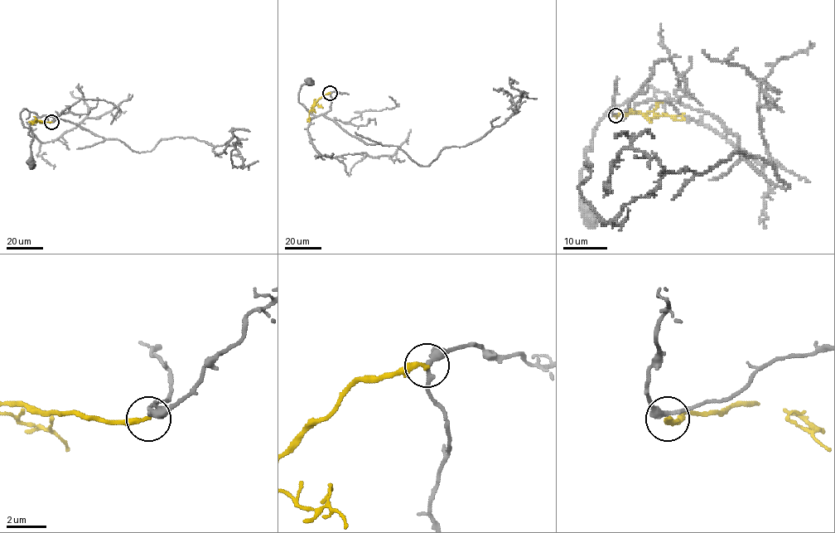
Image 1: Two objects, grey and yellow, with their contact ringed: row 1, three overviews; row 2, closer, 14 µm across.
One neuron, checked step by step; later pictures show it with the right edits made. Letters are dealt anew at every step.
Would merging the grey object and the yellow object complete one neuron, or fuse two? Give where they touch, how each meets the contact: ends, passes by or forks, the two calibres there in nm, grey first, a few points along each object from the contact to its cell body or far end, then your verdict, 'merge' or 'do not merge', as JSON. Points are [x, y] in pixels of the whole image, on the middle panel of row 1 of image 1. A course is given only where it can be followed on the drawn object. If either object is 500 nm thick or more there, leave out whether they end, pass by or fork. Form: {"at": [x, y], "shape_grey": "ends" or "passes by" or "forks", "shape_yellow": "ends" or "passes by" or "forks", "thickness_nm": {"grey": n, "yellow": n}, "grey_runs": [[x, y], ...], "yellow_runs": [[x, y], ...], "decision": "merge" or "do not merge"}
{"at": [330, 93], "shape_grey": "forks", "shape_yellow": "ends", "thickness_nm": {"grey": 240, "yellow": 240}, "grey_runs": [[330, 93], [330, 109], [311, 114], [298, 96], [301, 87], [310, 80]], "yellow_runs": [[330, 93], [324, 94], [316, 102], [309, 112], [306, 122]], "decision": "do not merge"}

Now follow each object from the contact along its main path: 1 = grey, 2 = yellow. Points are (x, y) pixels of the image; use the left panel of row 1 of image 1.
1: (51, 122), (52, 115), (39, 117), (25, 109), (21, 113), (22, 123), (32, 137), (31, 162)
2: (51, 122), (37, 120), (34, 123), (28, 121)

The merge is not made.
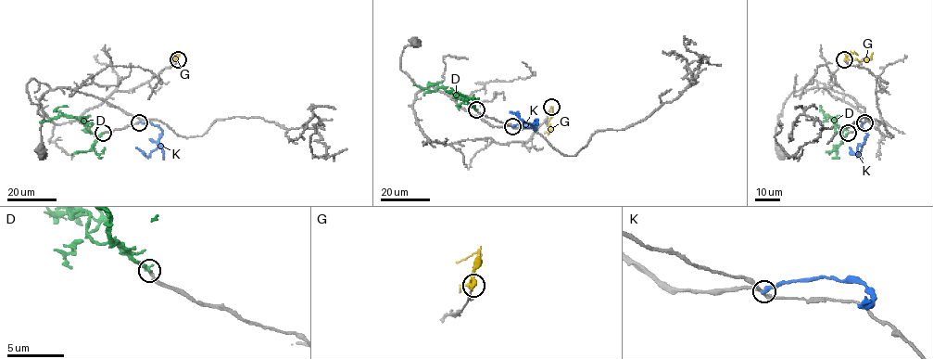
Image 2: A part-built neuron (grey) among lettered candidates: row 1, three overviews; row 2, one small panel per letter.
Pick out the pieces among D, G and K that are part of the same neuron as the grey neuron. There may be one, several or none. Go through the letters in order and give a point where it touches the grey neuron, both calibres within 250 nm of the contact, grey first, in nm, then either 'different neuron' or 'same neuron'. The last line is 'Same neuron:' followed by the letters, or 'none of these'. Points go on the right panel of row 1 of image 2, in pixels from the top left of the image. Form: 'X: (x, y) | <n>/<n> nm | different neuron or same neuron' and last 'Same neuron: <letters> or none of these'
D: (848, 133) | 220/400 nm | same neuron
G: (844, 59) | 150/320 nm | different neuron
K: (864, 122) | 240/420 nm | different neuron
Same neuron: D

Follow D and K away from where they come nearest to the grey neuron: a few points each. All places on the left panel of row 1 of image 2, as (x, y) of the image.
D: (103, 133), (96, 136), (89, 132), (81, 120), (69, 116), (58, 115), (39, 122)
K: (138, 122), (151, 122), (158, 126), (162, 133), (157, 147), (147, 156), (135, 147)

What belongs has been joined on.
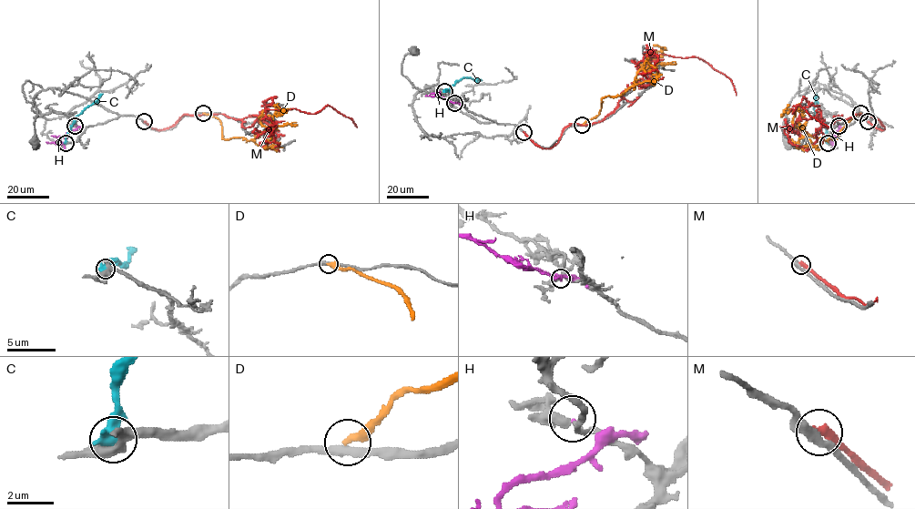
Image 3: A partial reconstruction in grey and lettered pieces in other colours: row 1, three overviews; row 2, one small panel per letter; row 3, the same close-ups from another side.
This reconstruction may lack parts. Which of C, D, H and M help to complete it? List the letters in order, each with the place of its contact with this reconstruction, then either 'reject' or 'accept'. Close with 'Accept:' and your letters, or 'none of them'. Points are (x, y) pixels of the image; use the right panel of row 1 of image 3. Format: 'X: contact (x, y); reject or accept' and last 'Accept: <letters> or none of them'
C: contact (828, 143); reject
D: contact (860, 113); reject
H: contact (838, 126); reject
M: contact (868, 121); reject
Accept: none of them

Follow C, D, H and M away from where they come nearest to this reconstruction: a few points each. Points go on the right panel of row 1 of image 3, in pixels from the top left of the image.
C: (828, 143), (827, 130), (813, 108), (816, 94)
D: (860, 113), (846, 124), (838, 137), (822, 140), (797, 127), (793, 122), (794, 112), (784, 110), (787, 106)
H: (839, 126), (832, 142)
M: (868, 121), (884, 129), (878, 119), (861, 114), (826, 127), (817, 106), (789, 111), (798, 105), (830, 127)

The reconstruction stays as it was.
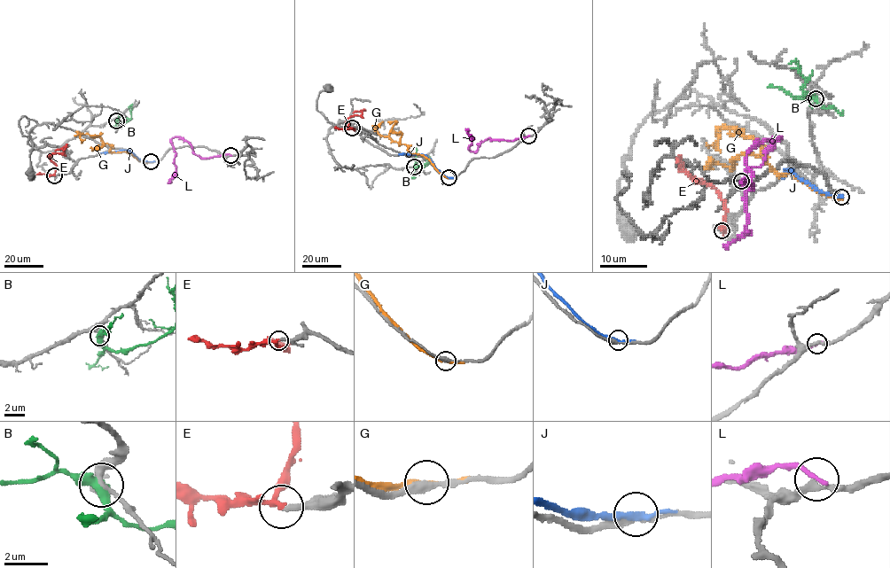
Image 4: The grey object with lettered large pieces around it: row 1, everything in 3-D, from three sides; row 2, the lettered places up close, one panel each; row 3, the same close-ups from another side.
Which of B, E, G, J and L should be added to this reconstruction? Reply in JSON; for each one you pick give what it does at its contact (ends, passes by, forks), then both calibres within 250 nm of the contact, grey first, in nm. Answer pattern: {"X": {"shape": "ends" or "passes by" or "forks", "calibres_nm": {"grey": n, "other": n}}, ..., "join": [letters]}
{"E": {"shape": "passes by", "calibres_nm": {"grey": 240, "other": 220}}, "join": ["E"]}

